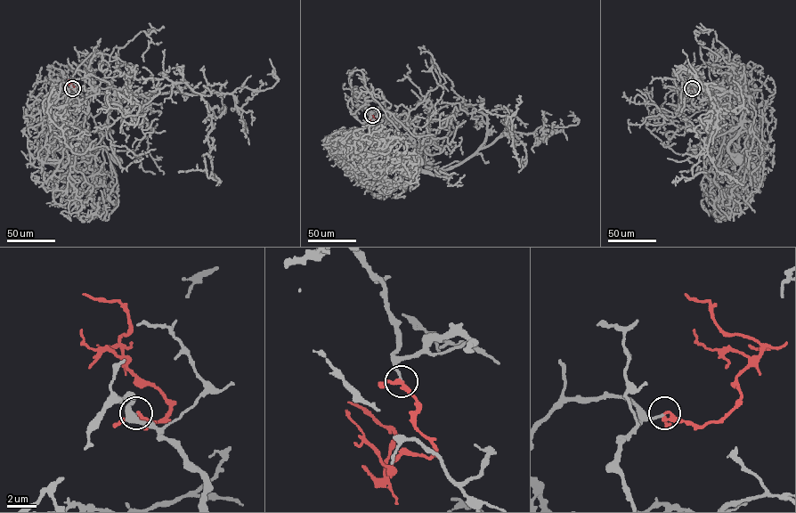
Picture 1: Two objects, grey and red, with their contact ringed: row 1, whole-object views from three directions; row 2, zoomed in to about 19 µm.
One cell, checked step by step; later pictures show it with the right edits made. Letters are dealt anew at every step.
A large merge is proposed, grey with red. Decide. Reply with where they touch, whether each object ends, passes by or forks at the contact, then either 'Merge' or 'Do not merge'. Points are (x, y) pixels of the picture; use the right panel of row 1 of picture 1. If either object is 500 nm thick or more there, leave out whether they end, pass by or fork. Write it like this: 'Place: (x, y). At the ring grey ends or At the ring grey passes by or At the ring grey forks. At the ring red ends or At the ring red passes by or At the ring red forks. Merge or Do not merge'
Place: (692, 88). At the ring grey ends. At the ring red passes by. Merge

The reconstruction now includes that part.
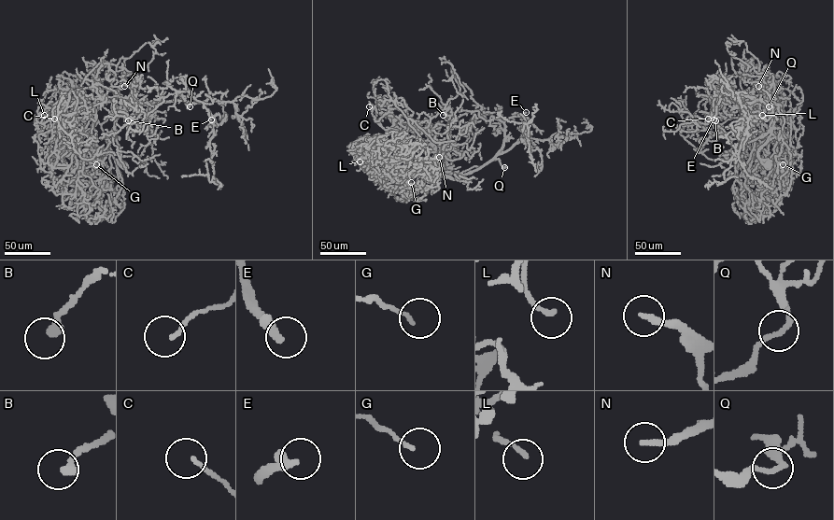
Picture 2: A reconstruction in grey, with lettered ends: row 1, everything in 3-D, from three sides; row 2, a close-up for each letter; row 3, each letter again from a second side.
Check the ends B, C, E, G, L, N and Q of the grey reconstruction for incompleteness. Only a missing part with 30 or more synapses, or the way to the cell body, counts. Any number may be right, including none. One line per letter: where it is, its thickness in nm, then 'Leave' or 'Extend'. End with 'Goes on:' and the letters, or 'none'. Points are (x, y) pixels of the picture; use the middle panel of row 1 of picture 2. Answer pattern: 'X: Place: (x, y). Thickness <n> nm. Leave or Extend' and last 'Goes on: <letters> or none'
B: Place: (443, 115). Thickness 300 nm. Leave
C: Place: (369, 106). Thickness 140 nm. Leave
E: Place: (526, 112). Thickness 320 nm. Extend
G: Place: (411, 182). Thickness 120 nm. Leave
L: Place: (360, 161). Thickness 180 nm. Leave
N: Place: (439, 157). Thickness 200 nm. Extend
Q: Place: (504, 167). Thickness 180 nm. Leave
Goes on: E, N

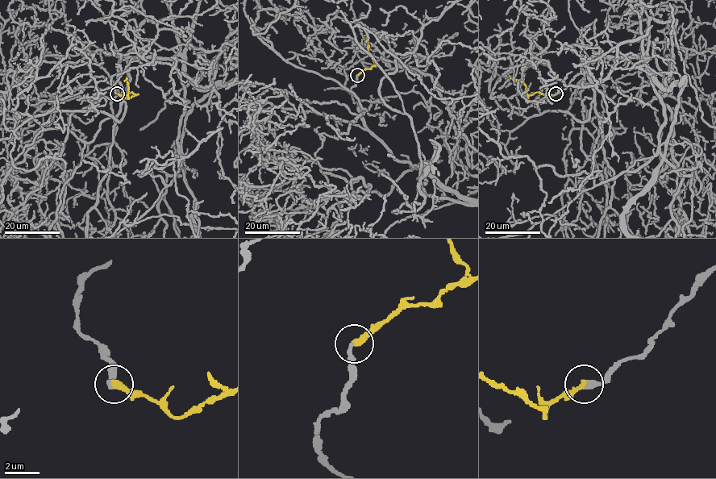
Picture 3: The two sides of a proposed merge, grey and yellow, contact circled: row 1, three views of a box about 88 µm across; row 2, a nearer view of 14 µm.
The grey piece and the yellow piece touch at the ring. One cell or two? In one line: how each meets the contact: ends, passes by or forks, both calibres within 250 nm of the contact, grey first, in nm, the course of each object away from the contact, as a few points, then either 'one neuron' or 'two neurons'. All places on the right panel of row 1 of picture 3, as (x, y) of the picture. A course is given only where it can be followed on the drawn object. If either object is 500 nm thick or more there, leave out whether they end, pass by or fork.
grey ends there; yellow ends there; 280 nm thick on the grey side, 360 nm on the other; grey runs (555, 93), (586, 71), (596, 56), (646, 61), (663, 104), (661, 165), (629, 202), (623, 228); yellow runs (555, 93), (550, 99), (535, 92), (528, 94), (522, 82), (509, 78); one neuron

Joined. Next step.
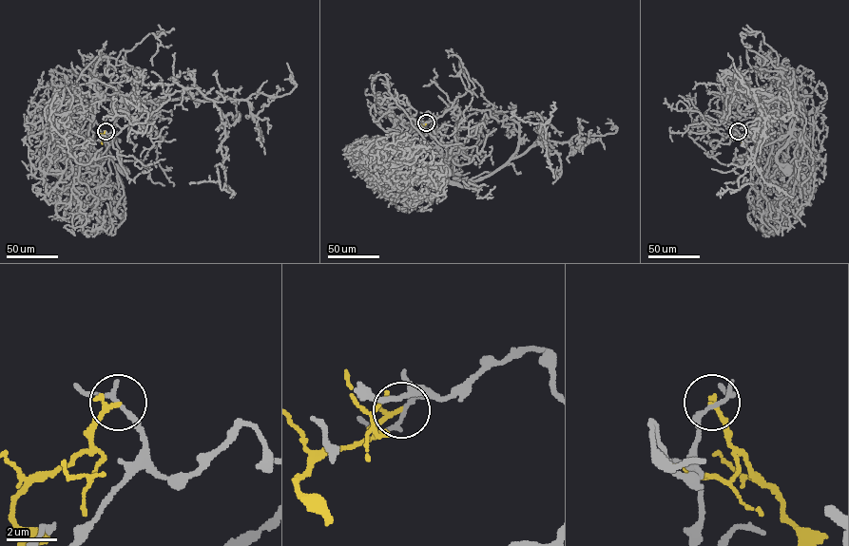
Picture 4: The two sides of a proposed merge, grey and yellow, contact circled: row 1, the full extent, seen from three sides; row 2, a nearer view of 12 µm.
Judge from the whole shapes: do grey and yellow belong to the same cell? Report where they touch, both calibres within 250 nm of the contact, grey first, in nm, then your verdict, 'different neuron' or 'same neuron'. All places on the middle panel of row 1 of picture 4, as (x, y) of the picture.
(426, 122) | 150/200 nm | different neuron

